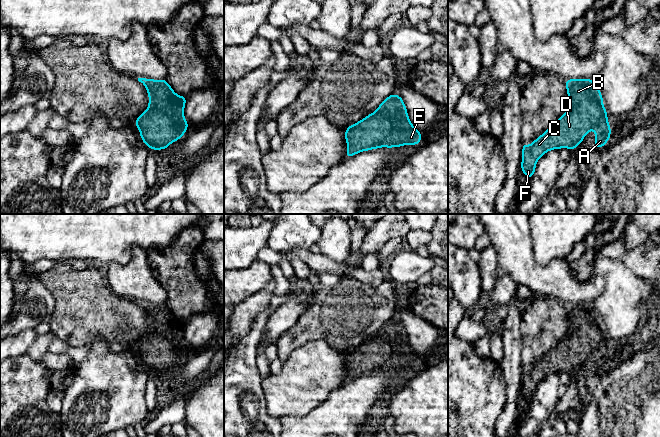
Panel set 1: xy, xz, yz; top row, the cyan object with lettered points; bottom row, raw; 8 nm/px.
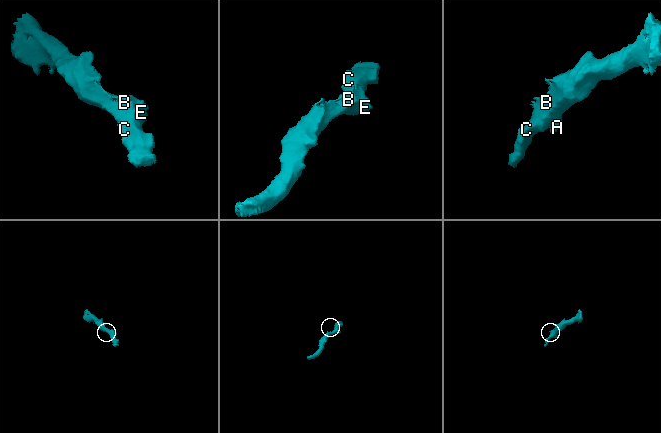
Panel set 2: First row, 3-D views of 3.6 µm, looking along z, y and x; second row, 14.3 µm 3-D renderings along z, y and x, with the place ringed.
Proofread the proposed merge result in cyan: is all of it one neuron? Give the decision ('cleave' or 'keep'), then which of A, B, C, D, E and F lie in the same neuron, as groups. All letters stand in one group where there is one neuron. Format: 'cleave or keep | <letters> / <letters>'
keep | A B C D E F

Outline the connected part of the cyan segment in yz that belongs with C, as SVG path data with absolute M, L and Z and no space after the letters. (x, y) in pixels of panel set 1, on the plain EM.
M594 303L565 304L569 329L565 337L536 364L522 368L521 394L531 403L537 385L548 375L568 372L575 374L590 354L595 355L594 370L602 372L611 360L608 337L602 318Z

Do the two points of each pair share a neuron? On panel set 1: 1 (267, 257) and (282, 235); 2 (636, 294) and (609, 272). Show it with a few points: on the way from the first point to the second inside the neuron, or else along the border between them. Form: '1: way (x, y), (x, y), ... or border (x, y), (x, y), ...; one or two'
1: border (267, 245), (280, 252); two
2: way (629, 290), (616, 277); one

